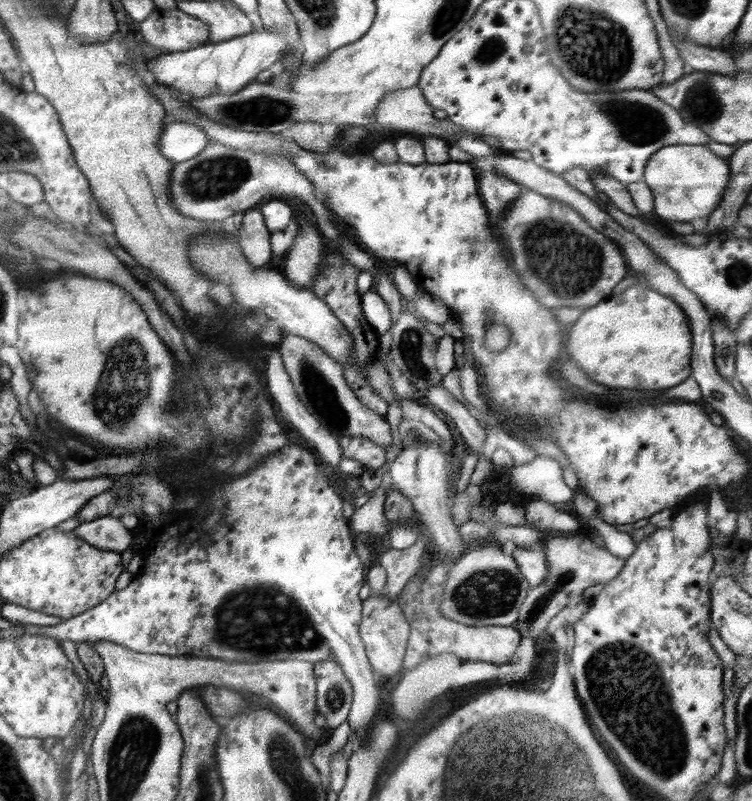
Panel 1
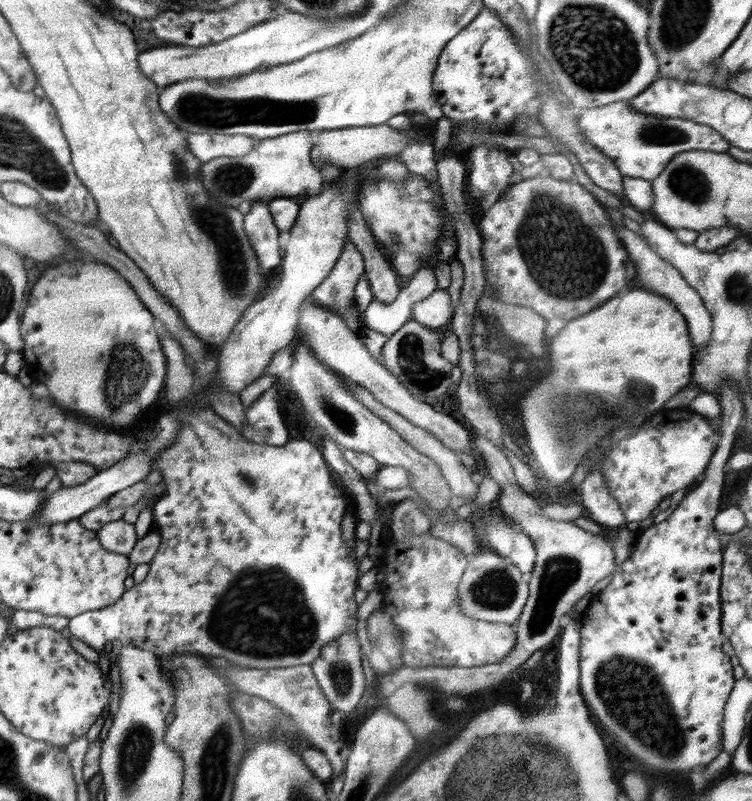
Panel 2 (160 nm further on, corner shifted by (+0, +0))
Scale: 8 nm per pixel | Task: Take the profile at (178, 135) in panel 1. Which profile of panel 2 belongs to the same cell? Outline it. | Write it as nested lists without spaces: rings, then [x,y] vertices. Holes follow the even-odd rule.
[[[187,133],[187,143],[194,156],[203,163],[218,156],[246,156],[255,139],[241,134]]]

